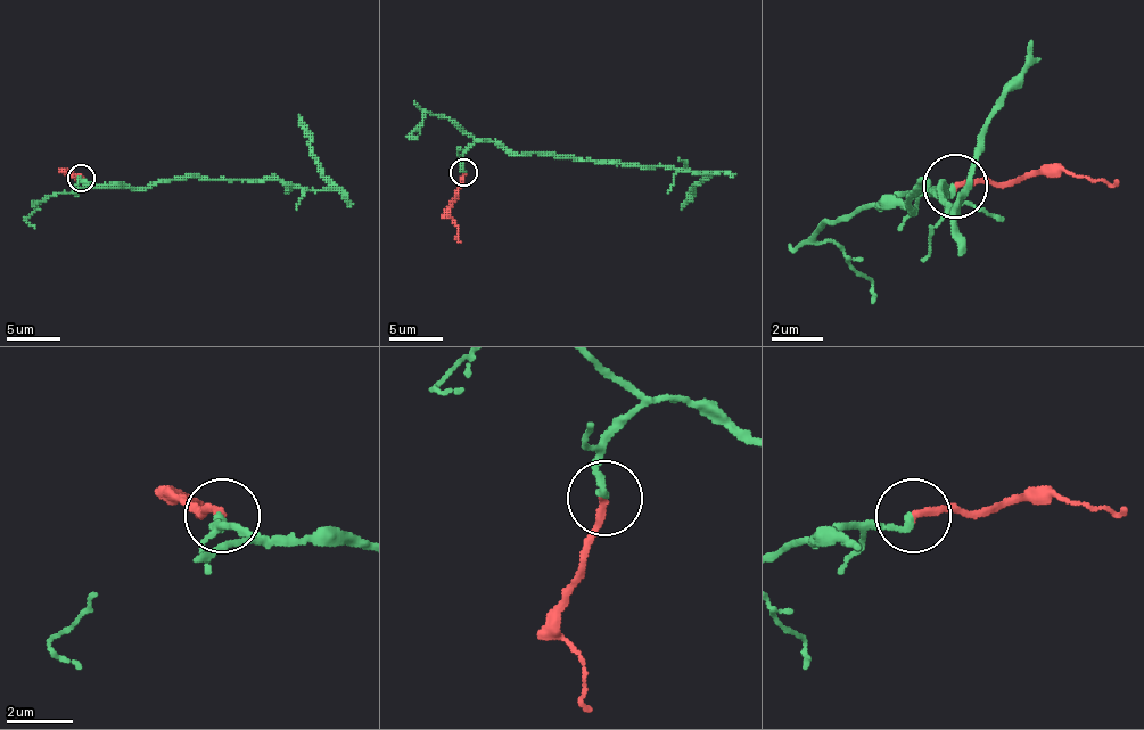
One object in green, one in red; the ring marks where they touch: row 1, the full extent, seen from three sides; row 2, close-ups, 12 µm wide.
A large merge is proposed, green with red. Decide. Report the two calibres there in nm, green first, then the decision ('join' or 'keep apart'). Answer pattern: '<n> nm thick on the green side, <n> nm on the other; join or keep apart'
220 nm thick on the green side, 220 nm on the other; join

